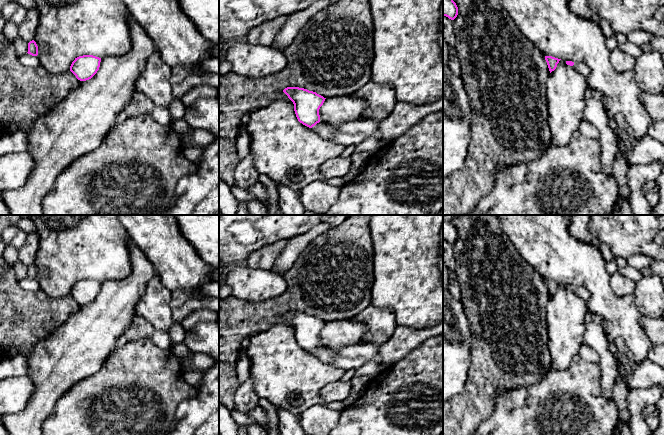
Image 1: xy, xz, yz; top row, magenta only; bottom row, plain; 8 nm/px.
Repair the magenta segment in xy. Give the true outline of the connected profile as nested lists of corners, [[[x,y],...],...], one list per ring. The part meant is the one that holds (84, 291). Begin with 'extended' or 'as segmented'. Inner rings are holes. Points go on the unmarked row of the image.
as segmented; [[[83,279],[75,282],[70,295],[80,305],[91,303],[99,294],[101,282],[93,279]]]

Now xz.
extended; [[[287,311],[283,316],[293,326],[298,345],[320,360],[343,370],[354,371],[365,362],[378,359],[379,347],[371,343],[359,343],[339,350],[321,347],[319,333],[326,322],[316,316],[299,311]]]

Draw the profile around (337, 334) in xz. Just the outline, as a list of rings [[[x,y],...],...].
[[[353,319],[328,321],[319,333],[320,346],[330,350],[339,350],[357,345],[362,343],[366,333],[367,326]]]

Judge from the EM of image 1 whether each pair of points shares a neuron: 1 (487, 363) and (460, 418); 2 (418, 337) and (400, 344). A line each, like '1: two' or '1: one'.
1: one
2: one

